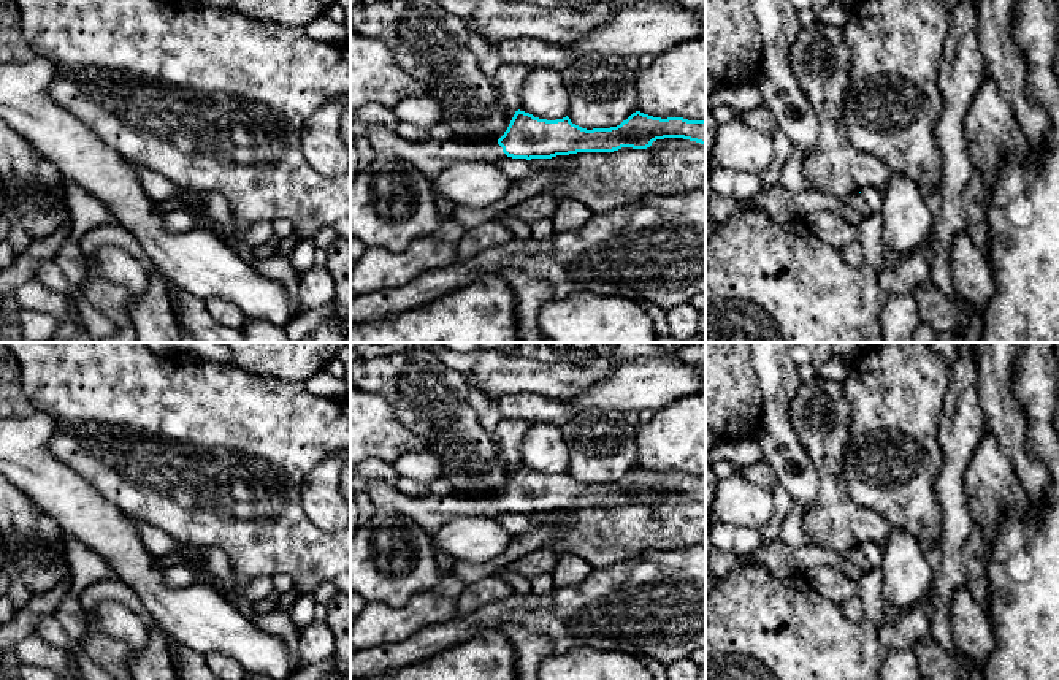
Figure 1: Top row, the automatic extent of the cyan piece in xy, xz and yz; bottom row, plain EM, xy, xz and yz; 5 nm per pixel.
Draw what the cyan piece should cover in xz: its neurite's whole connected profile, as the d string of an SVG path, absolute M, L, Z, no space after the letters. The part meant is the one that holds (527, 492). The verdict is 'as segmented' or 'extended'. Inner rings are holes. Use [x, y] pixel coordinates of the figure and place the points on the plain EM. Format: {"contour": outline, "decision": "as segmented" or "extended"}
{"contour": "M518 464L496 498L433 493L411 496L384 480L371 480L365 493L377 510L388 509L409 517L433 534L458 517L496 518L506 512L531 515L577 507L614 507L621 502L647 504L664 493L705 499L705 476L661 474L636 466L617 482L587 485L572 479L568 471L547 476Z", "decision": "extended"}

